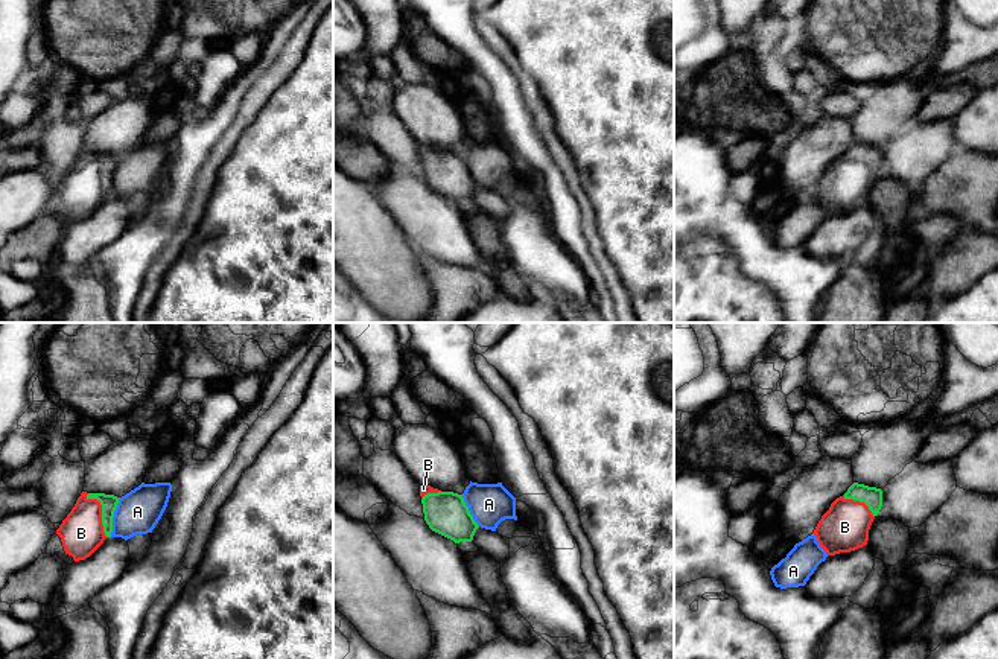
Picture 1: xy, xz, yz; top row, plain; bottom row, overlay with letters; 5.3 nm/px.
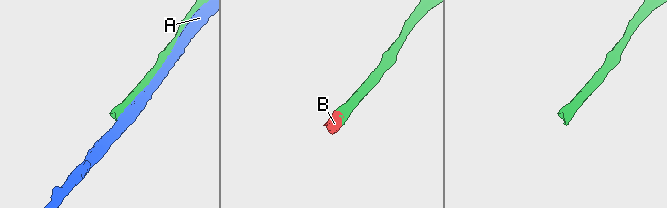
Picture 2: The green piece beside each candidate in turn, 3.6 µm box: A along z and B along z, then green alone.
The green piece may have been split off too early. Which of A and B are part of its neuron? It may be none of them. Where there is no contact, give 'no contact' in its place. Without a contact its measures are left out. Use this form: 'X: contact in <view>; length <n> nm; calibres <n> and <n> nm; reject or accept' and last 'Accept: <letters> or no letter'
A: contact in xy; length 220 nm; calibres 90 and 220 nm; reject
B: contact in xy; length 260 nm; calibres 90 and 220 nm; accept
Accept: B

